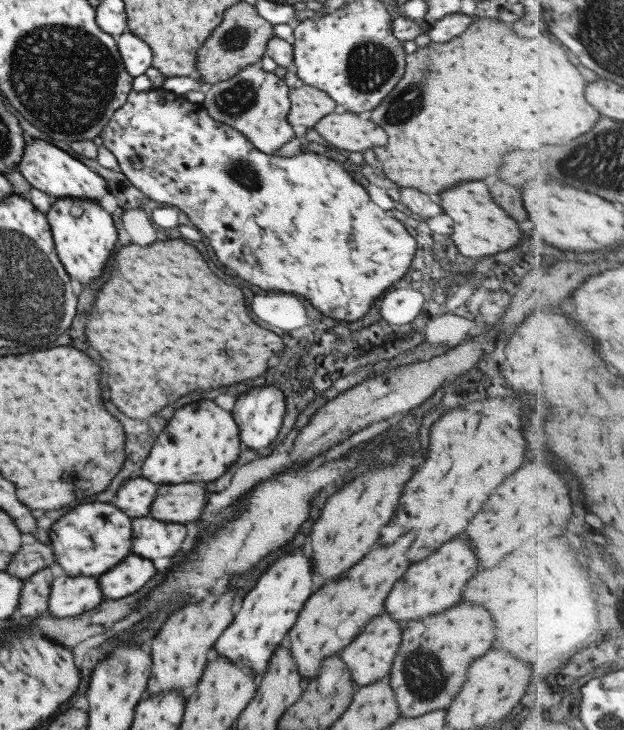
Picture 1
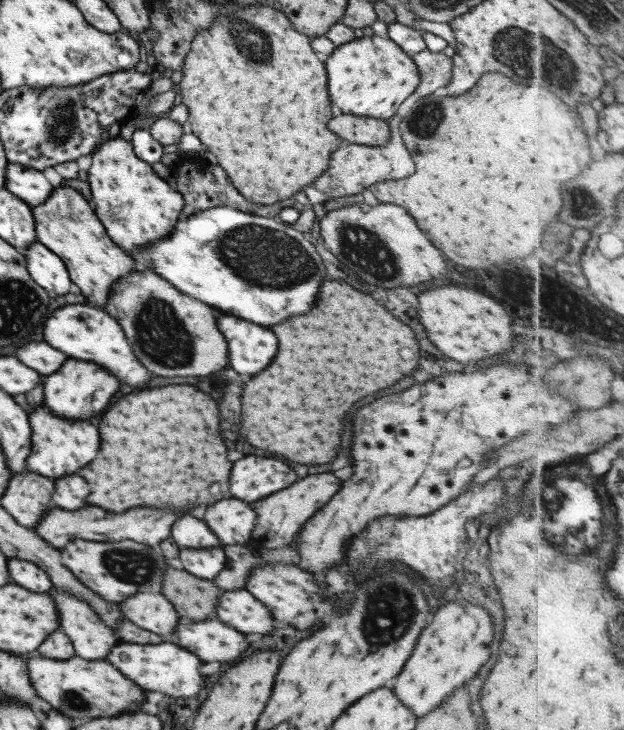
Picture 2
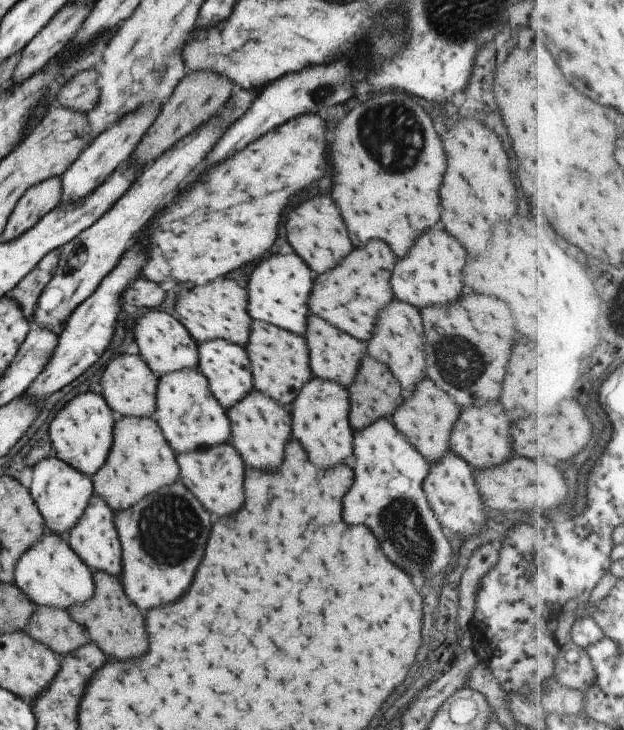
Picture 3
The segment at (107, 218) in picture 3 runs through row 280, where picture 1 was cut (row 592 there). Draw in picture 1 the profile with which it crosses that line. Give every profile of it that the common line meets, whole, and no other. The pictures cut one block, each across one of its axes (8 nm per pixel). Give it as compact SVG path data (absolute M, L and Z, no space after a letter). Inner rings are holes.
M60 576L52 582L47 611L58 618L81 615L96 608L102 596L97 577Z

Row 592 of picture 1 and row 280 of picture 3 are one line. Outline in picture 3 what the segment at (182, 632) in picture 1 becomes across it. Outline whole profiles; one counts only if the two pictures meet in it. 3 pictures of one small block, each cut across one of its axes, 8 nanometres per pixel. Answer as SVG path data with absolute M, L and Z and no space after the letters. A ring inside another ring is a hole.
M234 279L214 280L196 286L175 303L175 316L198 343L205 340L224 339L245 346L250 334L251 316L247 311L248 293Z

